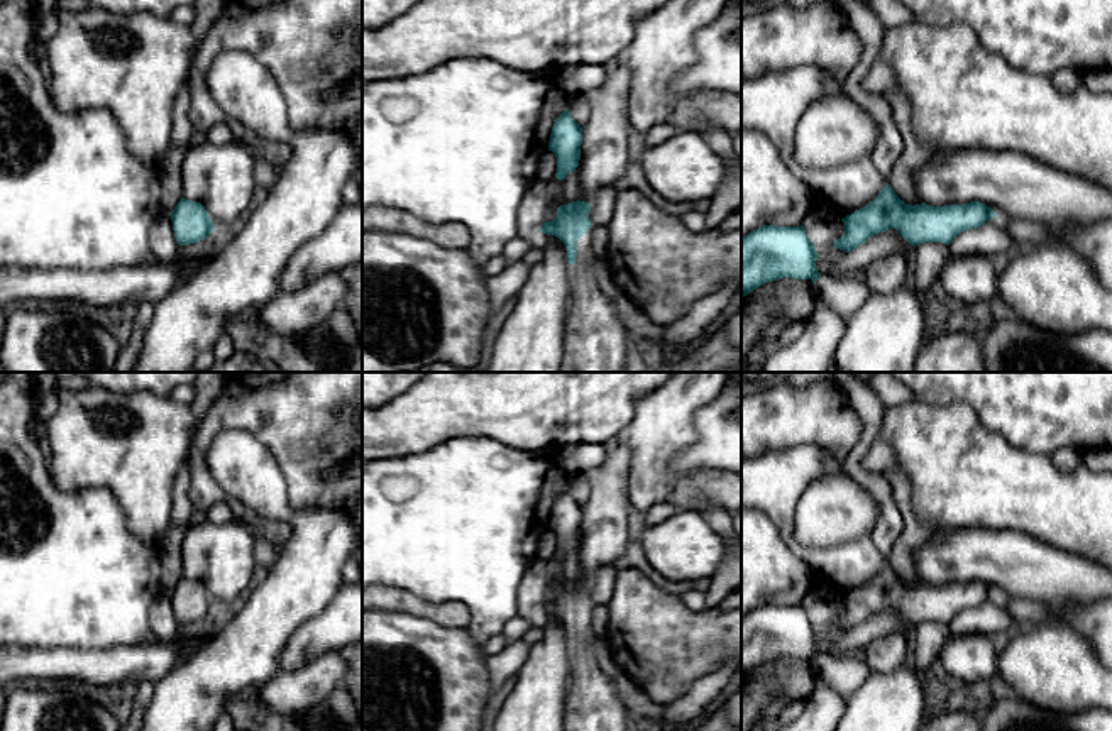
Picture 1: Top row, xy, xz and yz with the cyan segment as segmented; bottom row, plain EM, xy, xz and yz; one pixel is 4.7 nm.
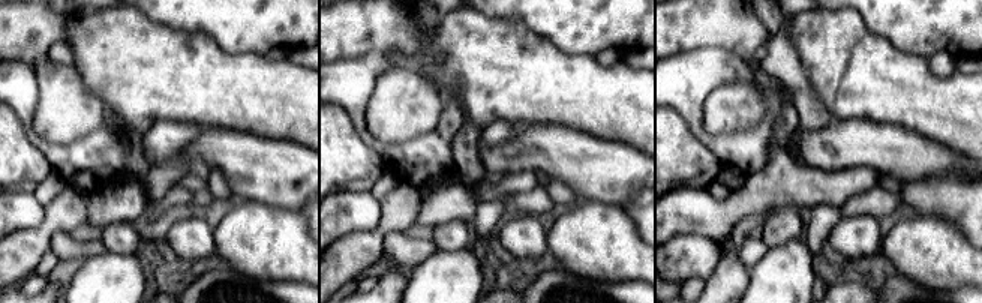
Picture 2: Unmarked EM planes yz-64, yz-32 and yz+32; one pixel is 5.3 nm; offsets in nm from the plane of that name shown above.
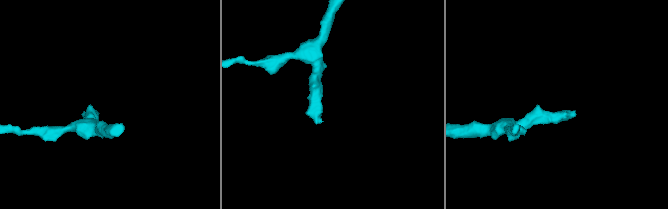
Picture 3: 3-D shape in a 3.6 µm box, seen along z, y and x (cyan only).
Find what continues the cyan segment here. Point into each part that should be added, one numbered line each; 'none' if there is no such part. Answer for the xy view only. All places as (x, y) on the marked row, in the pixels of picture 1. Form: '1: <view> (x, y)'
none

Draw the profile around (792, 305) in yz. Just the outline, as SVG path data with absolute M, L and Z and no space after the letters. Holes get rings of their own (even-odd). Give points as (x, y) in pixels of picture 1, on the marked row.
M784 279L768 281L757 289L763 289L777 296L777 313L773 316L777 325L789 322L804 323L817 300L814 289L797 289L794 286L787 286Z

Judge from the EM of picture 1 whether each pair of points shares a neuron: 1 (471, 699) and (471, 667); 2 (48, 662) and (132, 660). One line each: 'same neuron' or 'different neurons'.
1: same neuron
2: same neuron

